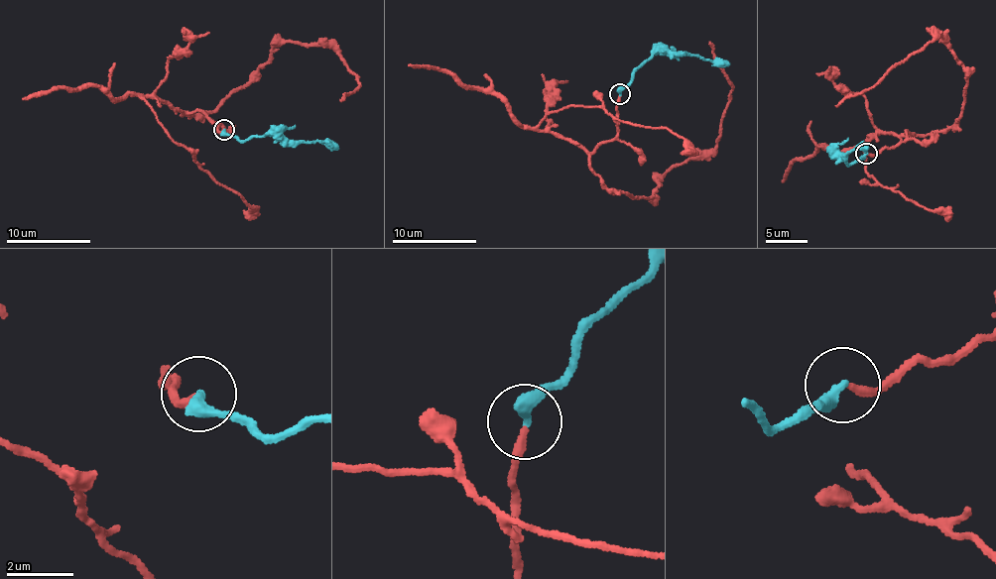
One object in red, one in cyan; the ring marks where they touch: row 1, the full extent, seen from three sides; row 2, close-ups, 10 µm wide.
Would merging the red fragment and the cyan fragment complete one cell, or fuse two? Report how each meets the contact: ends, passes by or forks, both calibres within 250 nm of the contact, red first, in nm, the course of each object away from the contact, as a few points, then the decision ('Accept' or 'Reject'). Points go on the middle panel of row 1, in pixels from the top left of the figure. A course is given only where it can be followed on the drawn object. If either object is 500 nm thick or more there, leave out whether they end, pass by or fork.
At the ring red ends. At the ring cyan ends. Thickness 240 nm (red) against 400 nm. Course of red: (620, 95), (617, 134), (589, 166), (607, 188), (649, 199), (668, 171), (716, 147), (731, 87), (708, 41). Course of cyan: (620, 93), (634, 70), (656, 53), (724, 60), (729, 63). Accept

